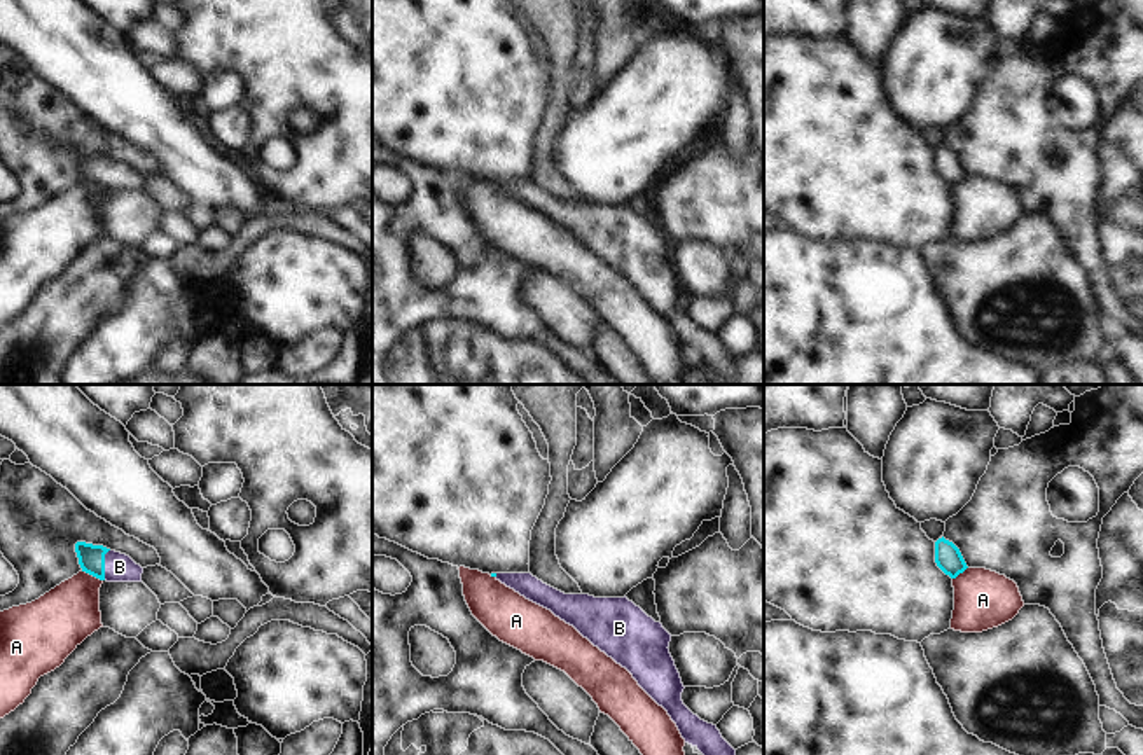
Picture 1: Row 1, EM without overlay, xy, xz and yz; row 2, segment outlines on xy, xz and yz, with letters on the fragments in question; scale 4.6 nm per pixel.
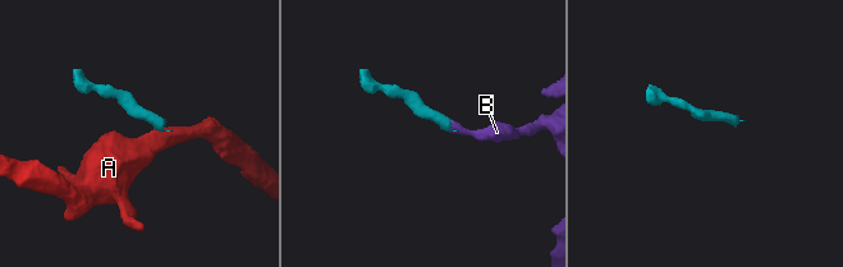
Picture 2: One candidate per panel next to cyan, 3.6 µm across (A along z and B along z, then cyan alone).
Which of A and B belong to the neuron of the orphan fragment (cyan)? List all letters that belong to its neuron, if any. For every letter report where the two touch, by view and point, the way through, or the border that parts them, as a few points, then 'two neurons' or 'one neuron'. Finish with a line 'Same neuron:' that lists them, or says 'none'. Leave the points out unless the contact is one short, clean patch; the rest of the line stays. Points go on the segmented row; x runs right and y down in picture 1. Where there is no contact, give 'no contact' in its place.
A: contact xy (93, 575); border xy (83, 570), (102, 581); two neurons
B: contact xy (103, 565); way xy (91, 558), (103, 565), (119, 567); one neuron
Same neuron: B

